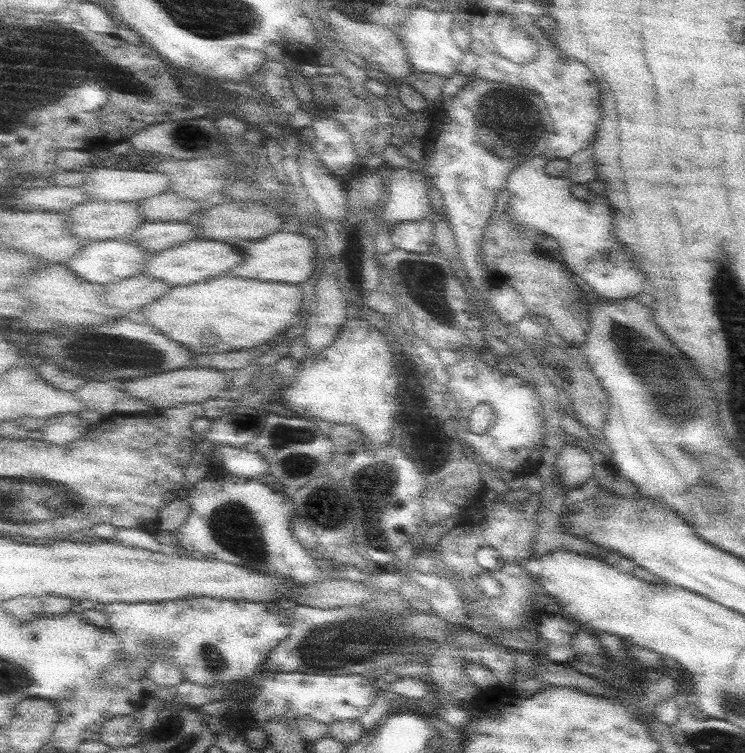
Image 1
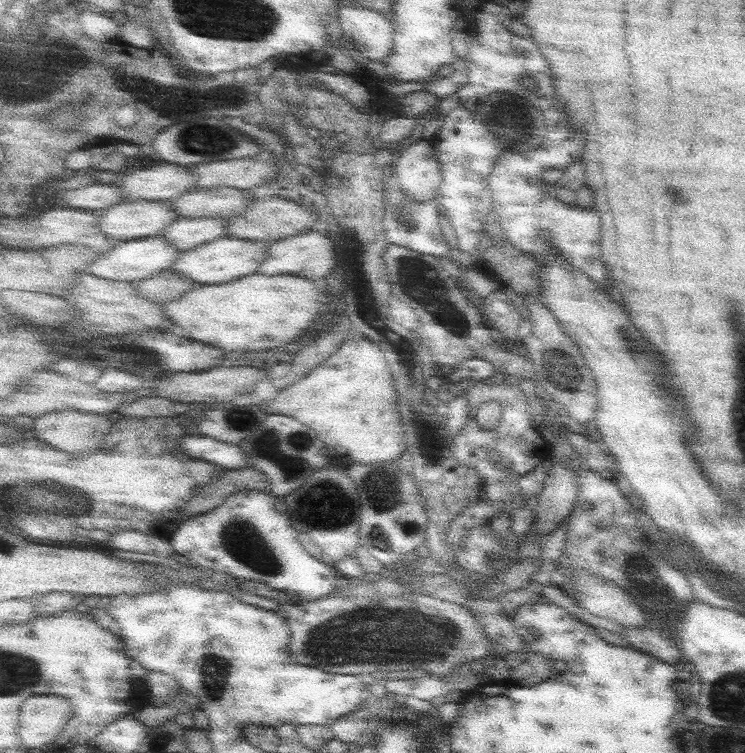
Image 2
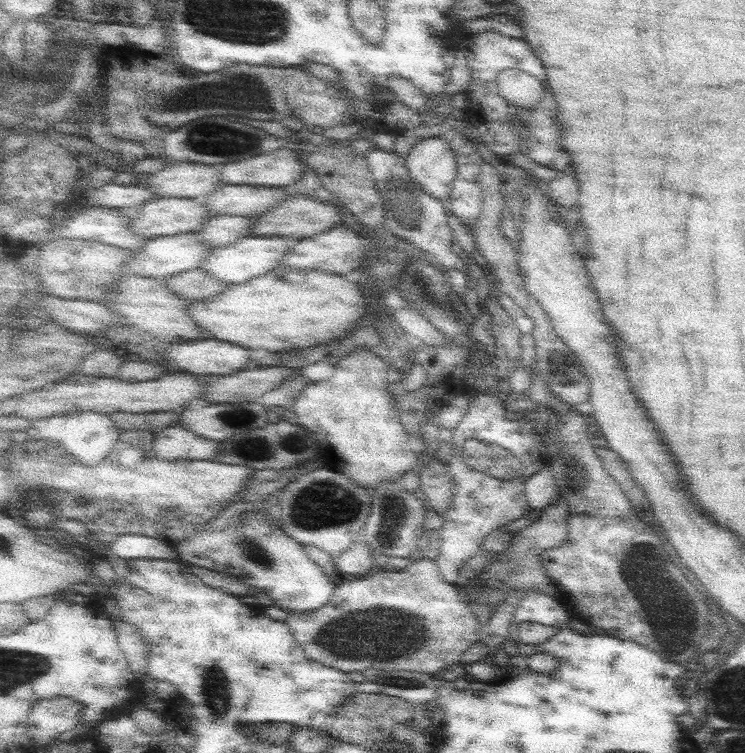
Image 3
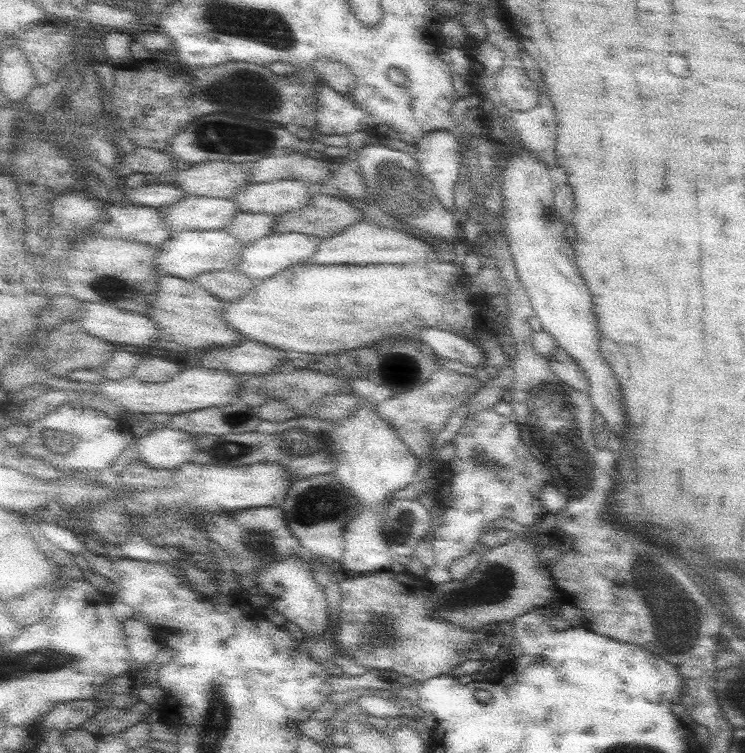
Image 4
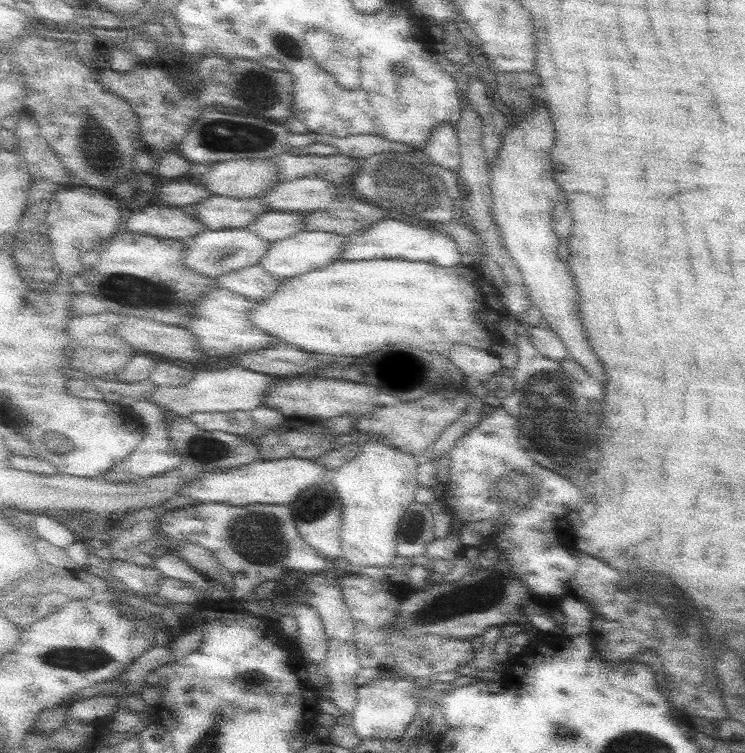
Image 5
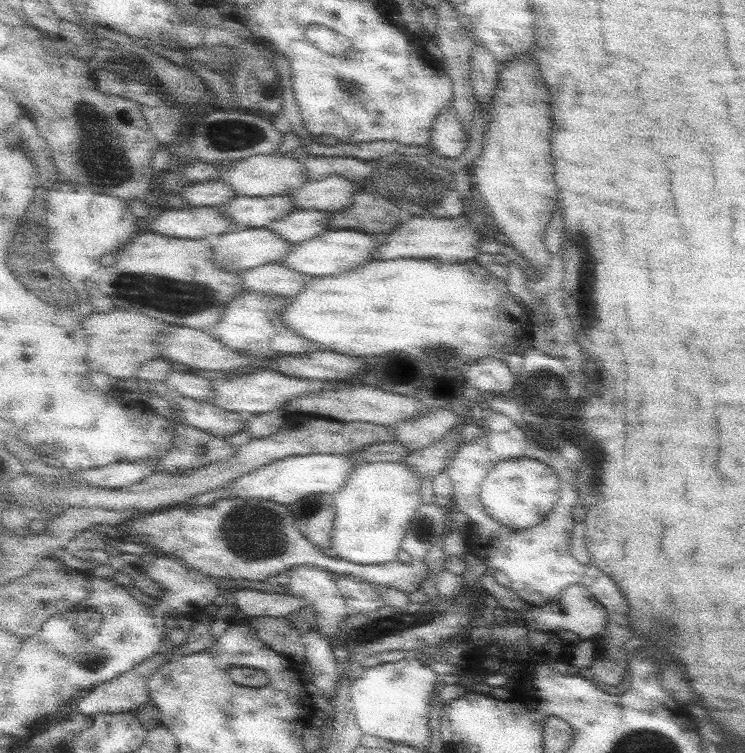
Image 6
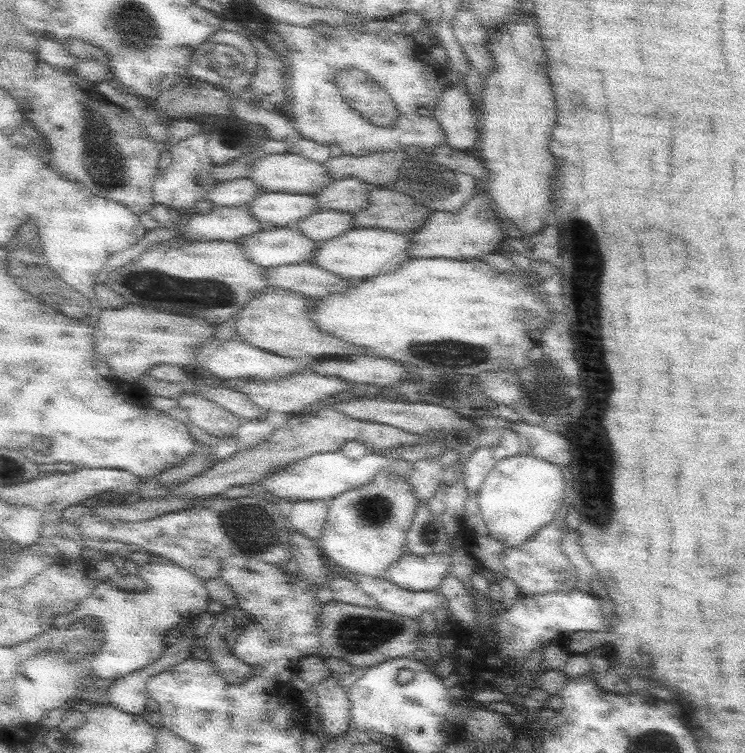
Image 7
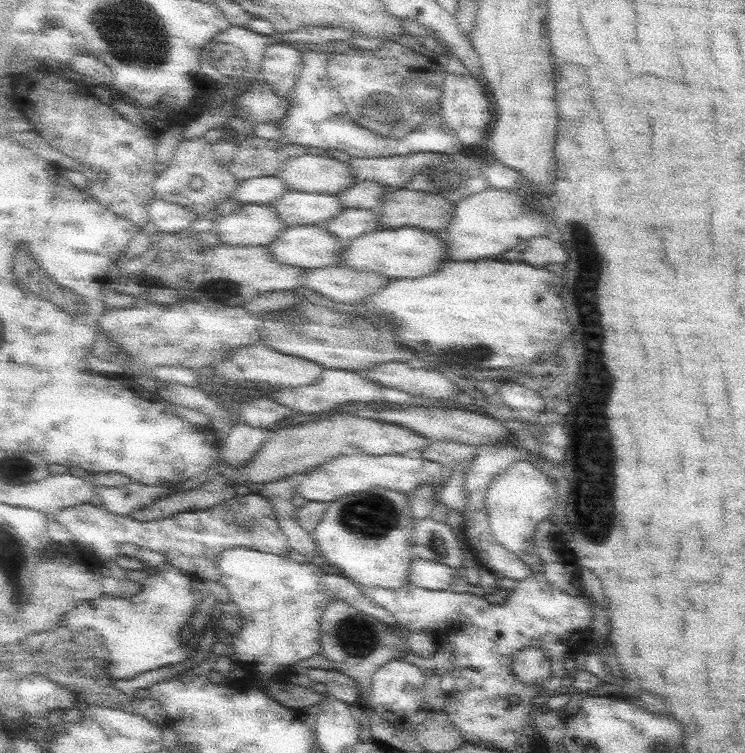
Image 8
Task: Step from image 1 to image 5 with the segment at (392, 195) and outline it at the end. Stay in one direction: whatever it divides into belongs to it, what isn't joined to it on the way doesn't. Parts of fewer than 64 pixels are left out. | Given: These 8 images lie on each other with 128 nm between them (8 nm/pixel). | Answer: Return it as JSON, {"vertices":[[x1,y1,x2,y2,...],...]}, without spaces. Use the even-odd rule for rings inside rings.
{"vertices":[[450,123,436,126,427,138,423,152,429,156,430,164,457,171,461,165,457,128]]}

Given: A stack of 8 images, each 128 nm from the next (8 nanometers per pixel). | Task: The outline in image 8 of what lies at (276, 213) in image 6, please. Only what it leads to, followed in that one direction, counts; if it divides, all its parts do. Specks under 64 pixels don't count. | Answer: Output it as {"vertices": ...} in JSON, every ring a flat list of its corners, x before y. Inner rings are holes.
{"vertices":[[289,191,270,205,275,206,286,227,316,225,325,228,345,209,336,195,298,191]]}

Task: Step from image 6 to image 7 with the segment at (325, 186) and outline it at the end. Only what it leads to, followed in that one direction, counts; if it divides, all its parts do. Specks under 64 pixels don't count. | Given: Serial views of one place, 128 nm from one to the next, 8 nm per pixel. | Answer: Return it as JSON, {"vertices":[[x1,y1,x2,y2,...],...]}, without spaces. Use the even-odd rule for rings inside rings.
{"vertices":[[348,177,333,181,314,195,322,209,358,214,369,205,371,187,360,178]]}

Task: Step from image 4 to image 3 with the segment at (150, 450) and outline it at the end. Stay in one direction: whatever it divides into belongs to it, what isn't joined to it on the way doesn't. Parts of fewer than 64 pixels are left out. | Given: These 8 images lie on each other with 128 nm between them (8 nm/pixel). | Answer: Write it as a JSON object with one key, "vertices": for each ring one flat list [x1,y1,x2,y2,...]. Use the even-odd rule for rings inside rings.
{"vertices":[[177,424,156,430,153,449,160,460,217,460,219,441,198,436]]}

